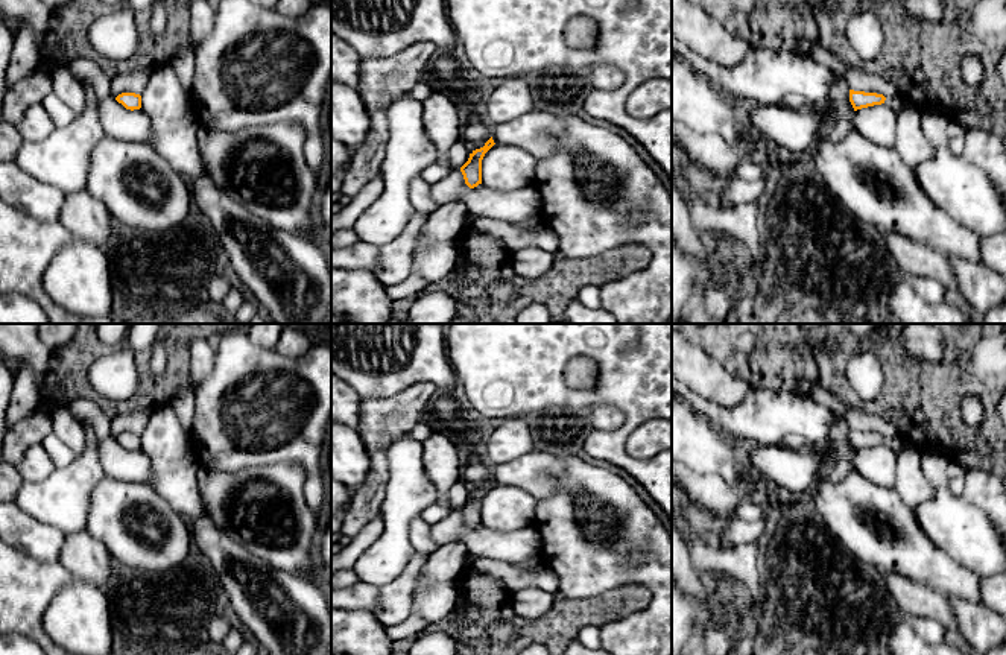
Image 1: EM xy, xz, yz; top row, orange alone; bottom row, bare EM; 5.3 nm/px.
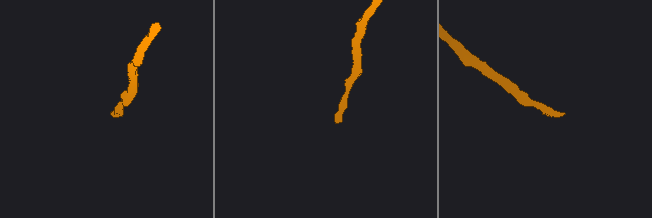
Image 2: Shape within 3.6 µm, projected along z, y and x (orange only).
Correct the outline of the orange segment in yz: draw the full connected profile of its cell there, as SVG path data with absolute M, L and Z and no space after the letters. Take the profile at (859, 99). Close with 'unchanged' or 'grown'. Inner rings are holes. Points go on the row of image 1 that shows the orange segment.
M849 90L849 102L854 111L881 103L887 103L898 114L906 108L916 108L912 100L900 94L897 94L895 97L884 97L883 94L877 93L865 93L854 90Z; grown

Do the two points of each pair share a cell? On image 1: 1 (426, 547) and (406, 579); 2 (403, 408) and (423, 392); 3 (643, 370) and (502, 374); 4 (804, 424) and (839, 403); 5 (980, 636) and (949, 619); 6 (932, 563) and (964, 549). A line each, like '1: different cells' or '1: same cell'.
1: different cells
2: same cell
3: same cell
4: different cells
5: same cell
6: different cells

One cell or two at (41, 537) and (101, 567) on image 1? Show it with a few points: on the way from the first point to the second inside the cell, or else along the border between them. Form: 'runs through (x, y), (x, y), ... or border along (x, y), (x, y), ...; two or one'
runs through (56, 546), (79, 552), (85, 558); one

